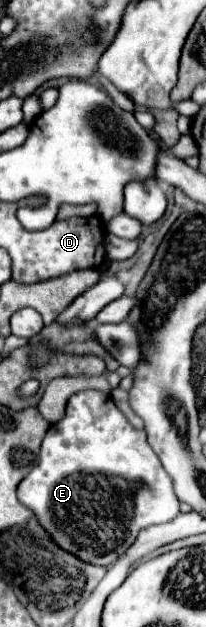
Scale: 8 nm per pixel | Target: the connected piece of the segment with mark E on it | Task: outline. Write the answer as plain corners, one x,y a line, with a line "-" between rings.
83,391
69,399
65,417
49,427
41,443
39,463
19,483
17,499
35,513
39,525
63,551
97,567
117,561
141,529
167,523
179,513
179,499
173,495
171,479
149,447
145,431
133,429
111,397
97,391

